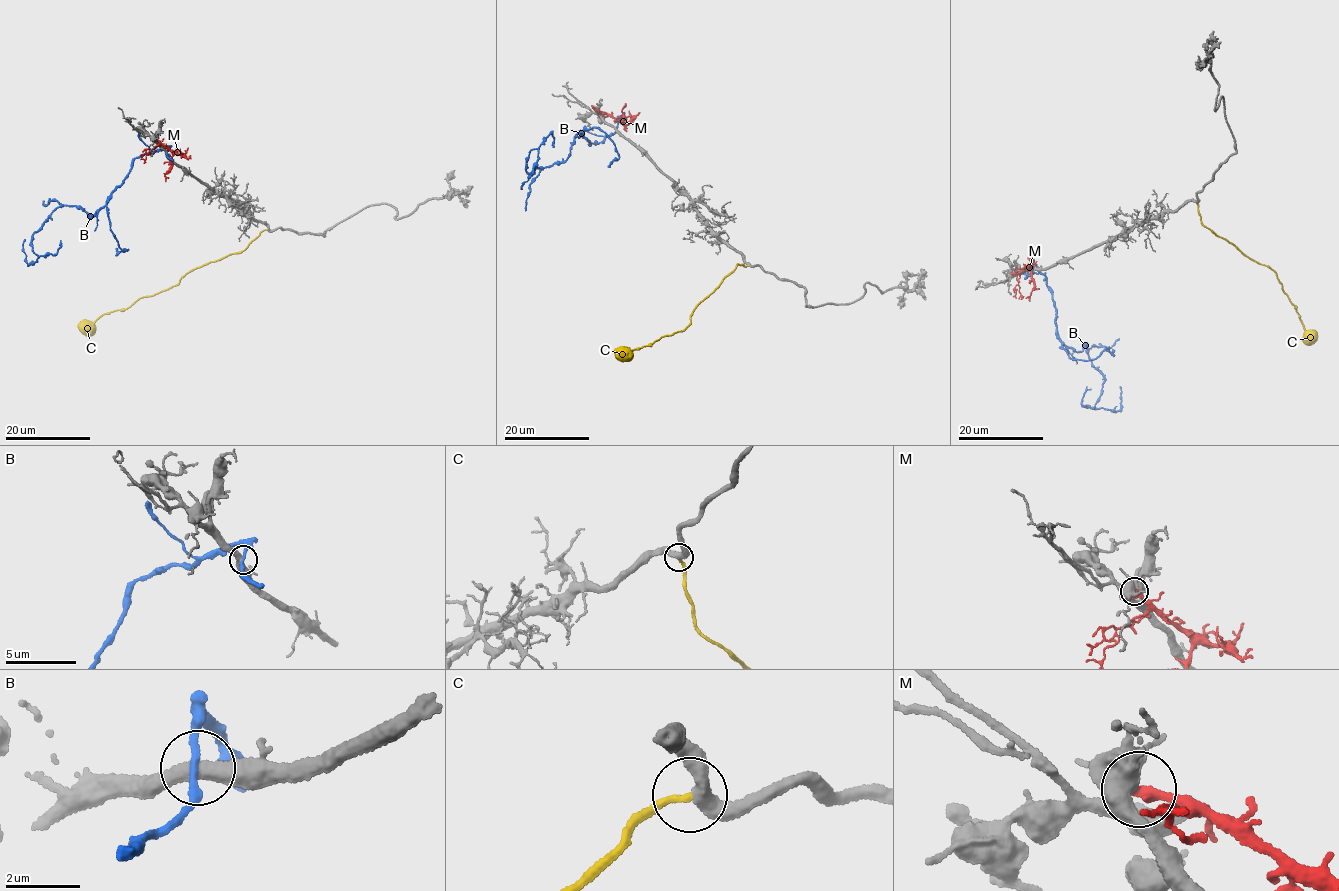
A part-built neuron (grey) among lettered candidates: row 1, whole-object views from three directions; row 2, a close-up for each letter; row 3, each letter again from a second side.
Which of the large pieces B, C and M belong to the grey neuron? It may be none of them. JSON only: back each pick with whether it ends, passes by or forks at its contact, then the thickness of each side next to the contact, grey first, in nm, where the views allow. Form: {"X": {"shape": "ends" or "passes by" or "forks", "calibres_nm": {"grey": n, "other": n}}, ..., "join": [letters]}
{"C": {"shape": "ends", "calibres_nm": {"grey": 400, "other": 180}}, "join": ["C"]}

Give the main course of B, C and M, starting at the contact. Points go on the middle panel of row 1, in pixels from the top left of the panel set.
B: (616, 128), (598, 143), (577, 134), (567, 159), (529, 174), (531, 150), (538, 150), (538, 160), (521, 188)
C: (748, 265), (735, 266), (699, 303), (684, 330), (628, 352), (627, 356), (619, 355)
M: (599, 111), (622, 121), (625, 105)

